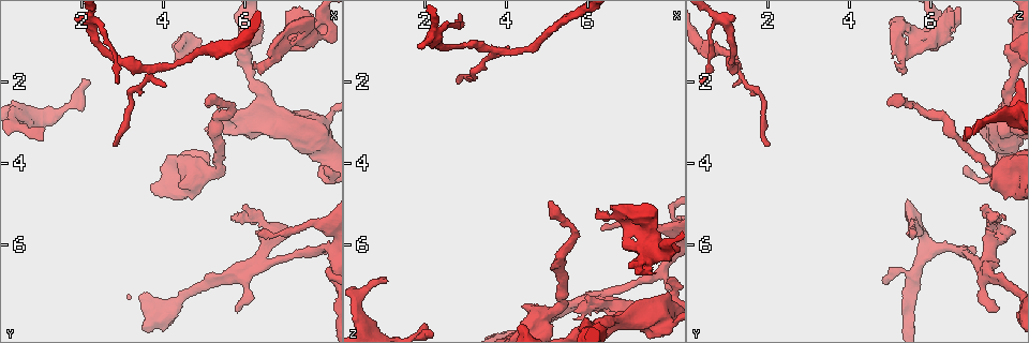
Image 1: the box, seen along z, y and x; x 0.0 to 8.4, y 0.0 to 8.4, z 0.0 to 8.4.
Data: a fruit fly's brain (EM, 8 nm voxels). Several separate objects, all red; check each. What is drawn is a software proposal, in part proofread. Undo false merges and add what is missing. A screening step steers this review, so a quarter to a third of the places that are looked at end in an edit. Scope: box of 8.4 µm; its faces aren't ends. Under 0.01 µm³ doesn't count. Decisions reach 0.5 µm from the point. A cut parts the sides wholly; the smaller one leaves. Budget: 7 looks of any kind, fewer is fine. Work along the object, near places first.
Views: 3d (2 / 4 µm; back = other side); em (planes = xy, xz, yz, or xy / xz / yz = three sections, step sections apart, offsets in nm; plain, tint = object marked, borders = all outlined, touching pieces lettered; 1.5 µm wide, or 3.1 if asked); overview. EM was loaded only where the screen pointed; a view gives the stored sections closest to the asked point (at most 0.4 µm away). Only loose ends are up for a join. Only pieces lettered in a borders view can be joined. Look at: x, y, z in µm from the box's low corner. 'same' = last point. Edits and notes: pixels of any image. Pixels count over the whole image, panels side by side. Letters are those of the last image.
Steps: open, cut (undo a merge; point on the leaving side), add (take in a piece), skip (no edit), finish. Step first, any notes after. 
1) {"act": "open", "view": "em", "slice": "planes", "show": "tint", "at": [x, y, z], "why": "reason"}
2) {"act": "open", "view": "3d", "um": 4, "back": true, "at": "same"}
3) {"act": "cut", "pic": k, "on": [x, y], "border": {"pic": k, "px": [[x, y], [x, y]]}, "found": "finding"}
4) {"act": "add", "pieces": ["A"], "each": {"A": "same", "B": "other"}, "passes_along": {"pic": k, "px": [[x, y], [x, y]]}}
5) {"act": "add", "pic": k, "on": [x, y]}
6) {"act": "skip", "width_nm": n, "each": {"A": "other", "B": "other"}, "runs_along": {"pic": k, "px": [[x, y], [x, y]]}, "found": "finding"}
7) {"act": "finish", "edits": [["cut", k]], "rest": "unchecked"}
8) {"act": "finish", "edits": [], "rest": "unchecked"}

{"act": "open", "view": "em", "slice": "xy", "step": 8, "show": "tint", "at": [3.65, 1.75, 1.25], "why": "arms part here"}

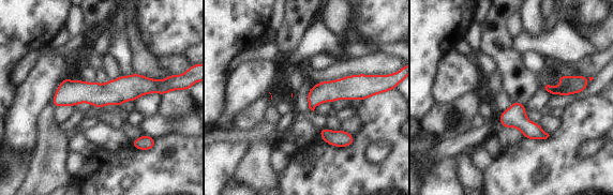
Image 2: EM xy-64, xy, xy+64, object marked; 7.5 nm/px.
{"act": "open", "view": "em", "slice": "planes", "show": "tint", "at": "same", "why": "cut it another way"}

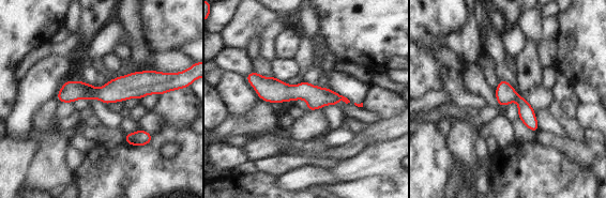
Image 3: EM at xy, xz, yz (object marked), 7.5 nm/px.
{"act": "open", "view": "em", "slice": "planes", "show": "borders", "at": "same"}

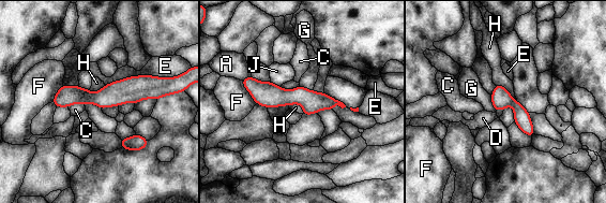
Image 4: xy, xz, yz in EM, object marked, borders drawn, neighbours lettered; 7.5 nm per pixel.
{"act": "skip", "width_nm": 150, "each": {"A": "other", "C": "other", "D": "other", "E": "other", "F": "other", "G": "other", "H": "other", "J": "other"}, "border": {"pic": 4, "px": [[495, 84], [502, 85], [515, 101]]}, "found": "one neuron here"}

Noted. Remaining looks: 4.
{"act": "open", "view": "3d", "um": 2, "at": [2.80, 3.50, 2.05], "why": "tapers out"}

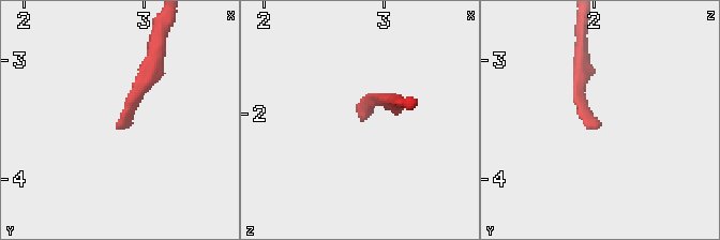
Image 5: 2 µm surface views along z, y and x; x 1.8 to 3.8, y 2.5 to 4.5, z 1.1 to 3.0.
{"act": "open", "view": "em", "slice": "yz", "step": 4, "show": "tint", "at": [2.82, 3.52, 2.04], "why": "shape alone is not enough"}

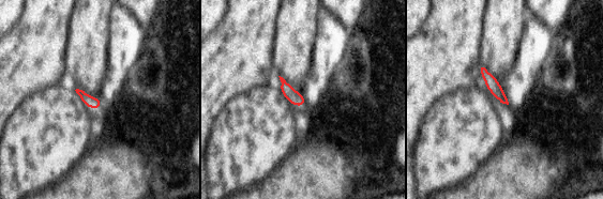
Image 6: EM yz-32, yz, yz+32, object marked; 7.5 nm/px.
{"act": "open", "view": "em", "slice": "planes", "show": "borders", "at": "same"}

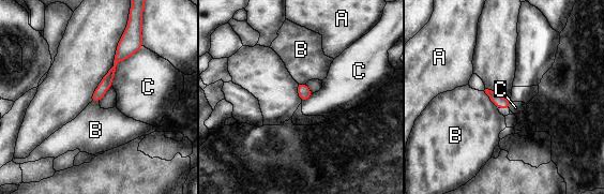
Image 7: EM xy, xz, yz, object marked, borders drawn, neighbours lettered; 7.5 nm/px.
{"act": "skip", "width_nm": 80, "each": {"A": "other", "B": "other", "C": "other"}, "border": {"pic": 7, "px": [[144, 46], [116, 65], [110, 85]]}, "found": "none of them fits"}

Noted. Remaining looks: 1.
{"act": "open", "view": "em", "slice": "xy", "step": 4, "show": "borders", "at": [4.85, 4.25, 7.70]}

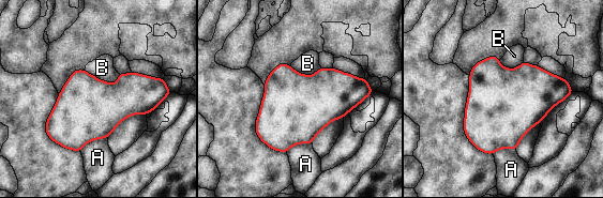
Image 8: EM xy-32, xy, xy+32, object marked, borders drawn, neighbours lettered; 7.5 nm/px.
{"act": "skip", "each": {"A": "other", "B": "other"}, "border": {"pic": 8, "px": [[84, 70], [112, 84], [119, 79]]}, "found": "continuous, no second neuron"}

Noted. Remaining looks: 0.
{"act": "finish", "edits": [], "rest": "unchecked"}

